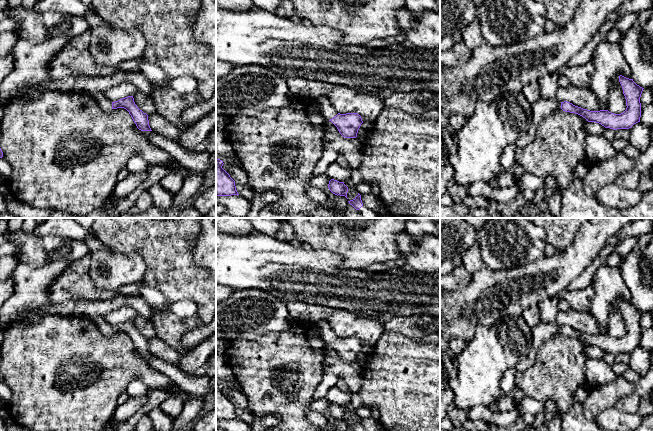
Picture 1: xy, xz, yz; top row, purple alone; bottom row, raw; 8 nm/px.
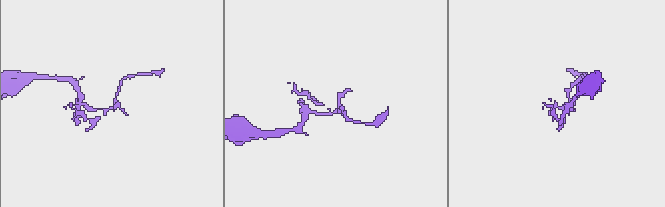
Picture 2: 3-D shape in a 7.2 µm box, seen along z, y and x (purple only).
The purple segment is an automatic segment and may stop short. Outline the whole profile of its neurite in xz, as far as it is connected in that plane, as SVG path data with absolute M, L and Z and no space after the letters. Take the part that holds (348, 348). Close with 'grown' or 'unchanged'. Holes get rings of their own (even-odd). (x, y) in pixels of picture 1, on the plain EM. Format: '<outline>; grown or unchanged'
M327 320L318 321L315 326L322 340L331 345L345 362L356 362L358 354L363 347L358 337L338 337Z; grown

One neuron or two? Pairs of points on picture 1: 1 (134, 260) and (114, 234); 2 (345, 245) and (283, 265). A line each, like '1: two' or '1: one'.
1: two
2: two

